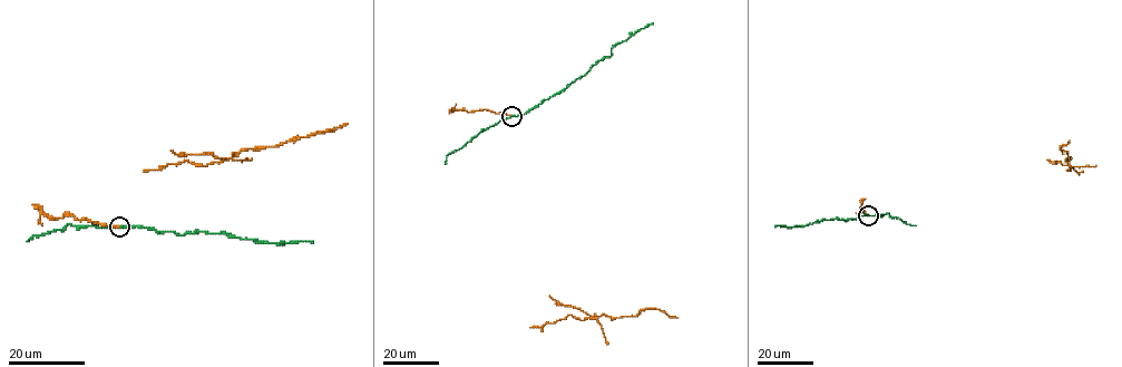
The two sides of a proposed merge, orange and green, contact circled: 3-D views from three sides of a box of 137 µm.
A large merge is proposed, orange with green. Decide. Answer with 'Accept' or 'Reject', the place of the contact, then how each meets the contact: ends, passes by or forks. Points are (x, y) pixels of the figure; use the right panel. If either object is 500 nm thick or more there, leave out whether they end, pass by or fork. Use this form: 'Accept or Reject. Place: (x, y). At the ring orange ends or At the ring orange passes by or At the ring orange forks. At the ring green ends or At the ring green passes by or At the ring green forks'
Reject. Place: (868, 215). At the ring orange ends. At the ring green passes by

